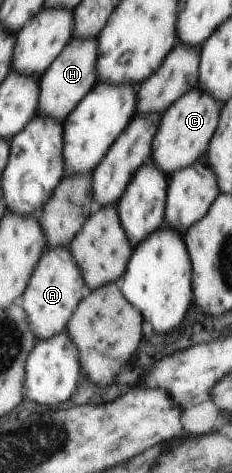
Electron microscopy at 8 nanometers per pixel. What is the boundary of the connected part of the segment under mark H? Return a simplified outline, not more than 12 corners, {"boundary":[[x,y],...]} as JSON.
{"boundary":[[97,36],[70,38],[38,80],[61,124],[96,82]]}

